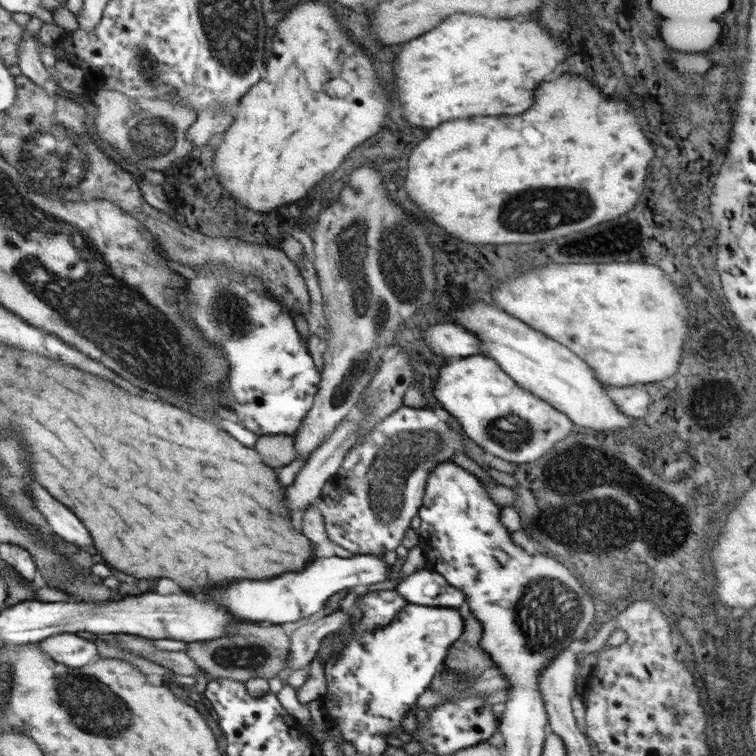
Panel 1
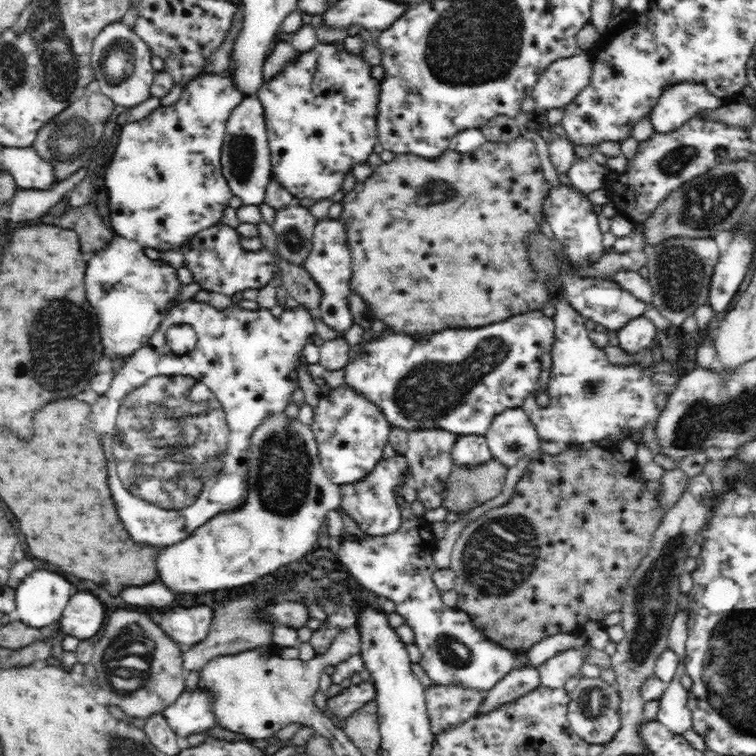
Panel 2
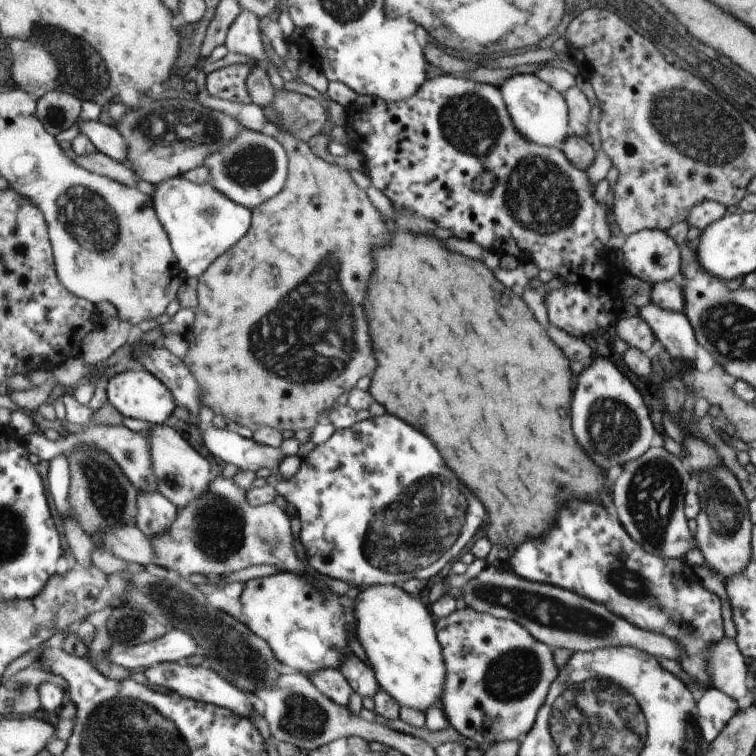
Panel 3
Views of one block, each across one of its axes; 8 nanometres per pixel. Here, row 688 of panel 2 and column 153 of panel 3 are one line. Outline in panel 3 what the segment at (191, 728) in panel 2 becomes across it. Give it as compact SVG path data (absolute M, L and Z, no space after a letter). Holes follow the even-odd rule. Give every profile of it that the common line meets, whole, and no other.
M171 178L155 186L152 198L156 205L157 214L159 214L164 228L168 230L169 237L172 240L172 248L175 256L178 257L178 264L181 264L181 268L191 278L201 278L221 256L225 255L225 252L229 251L229 248L237 244L252 228L253 211L233 202L231 198L227 198L223 192L219 192L211 184L209 179L202 184L195 184L195 182L185 180L185 178Z

